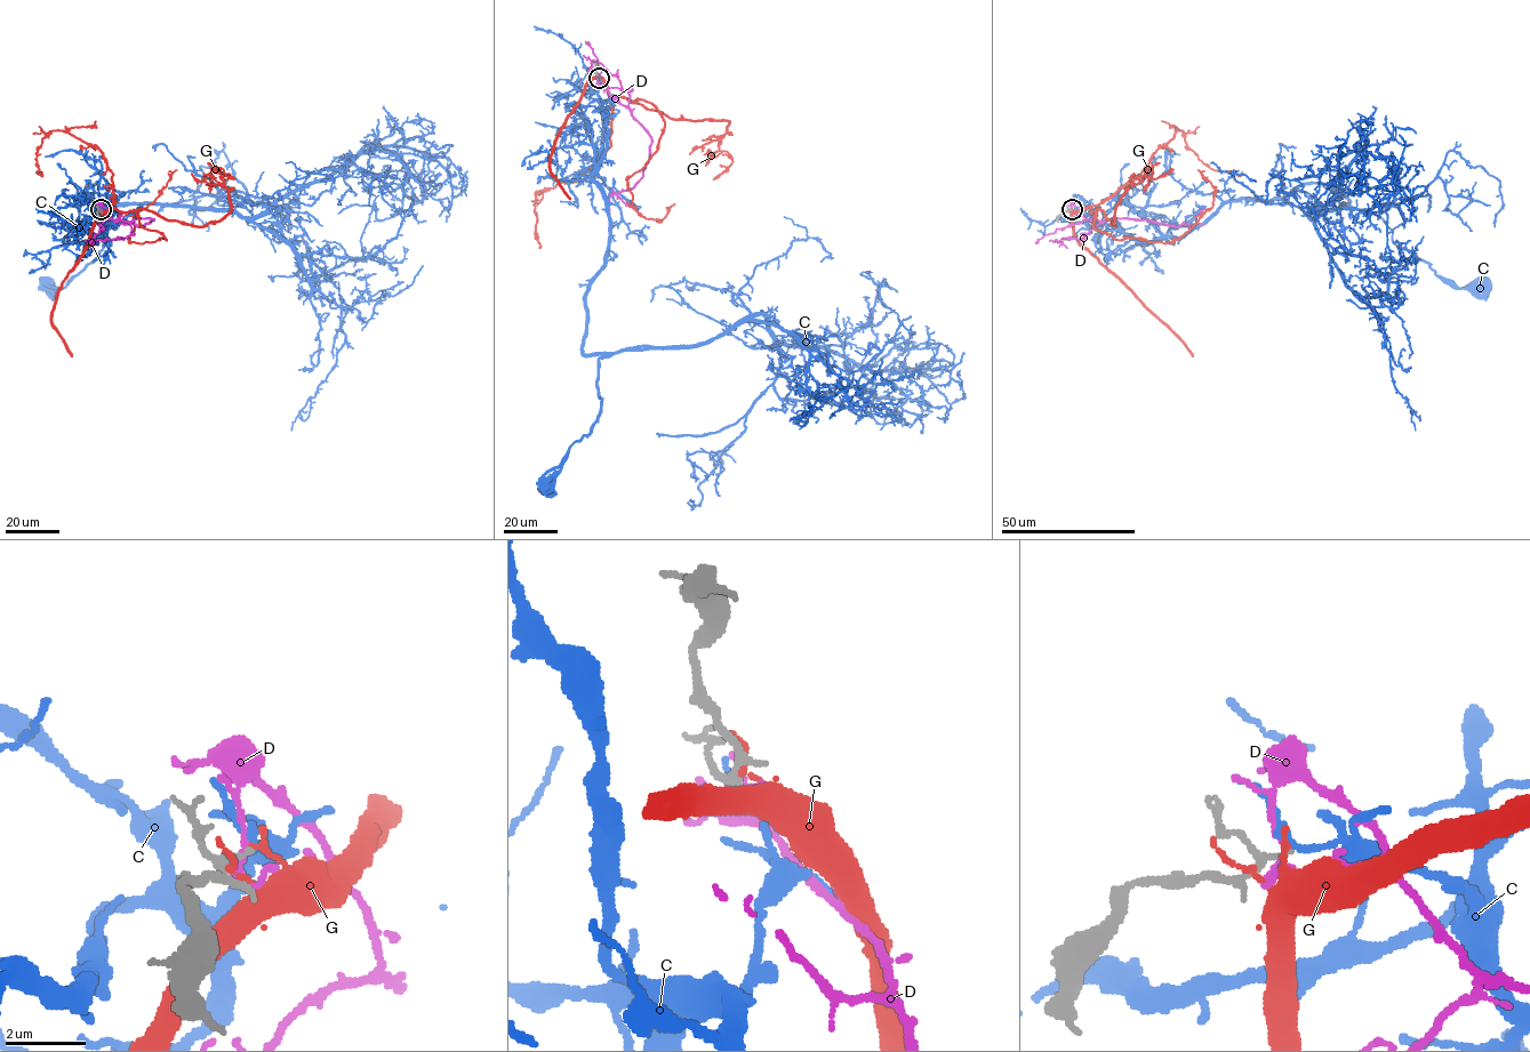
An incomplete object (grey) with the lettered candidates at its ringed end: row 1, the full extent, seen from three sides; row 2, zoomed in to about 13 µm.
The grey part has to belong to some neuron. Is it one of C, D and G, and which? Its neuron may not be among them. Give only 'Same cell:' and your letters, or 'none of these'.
Same cell: none of these

